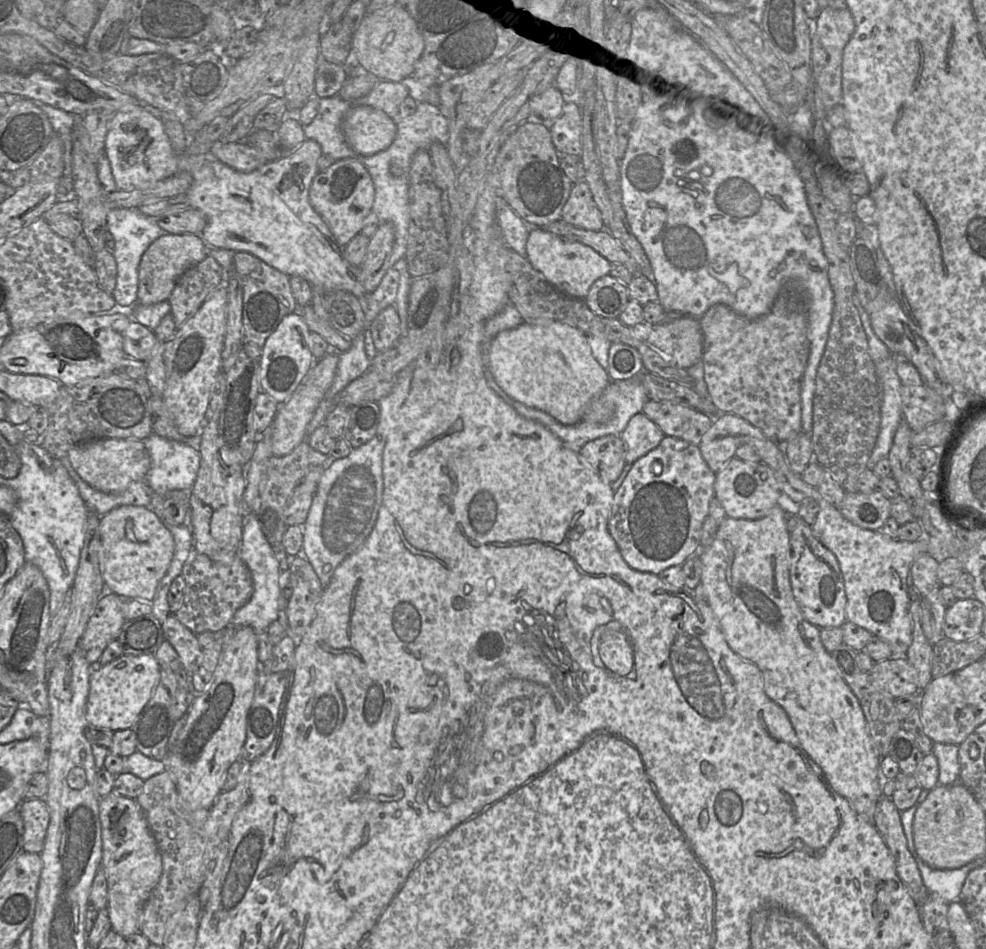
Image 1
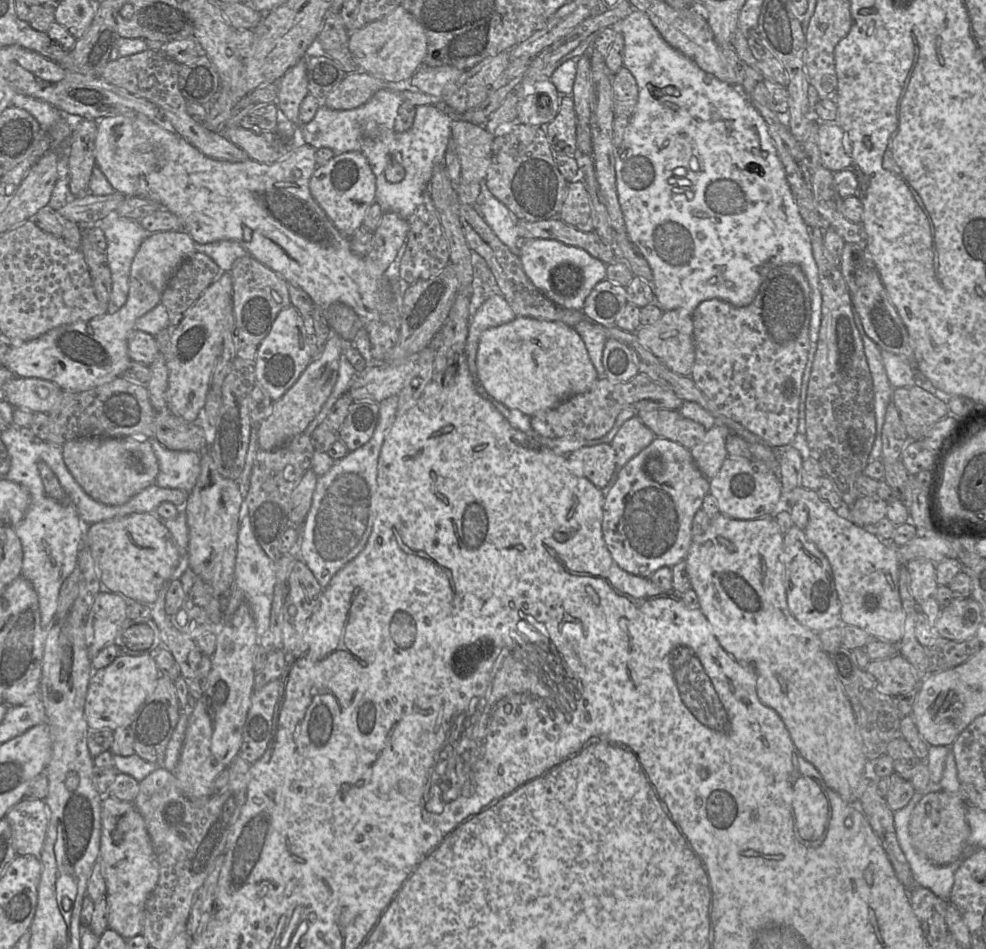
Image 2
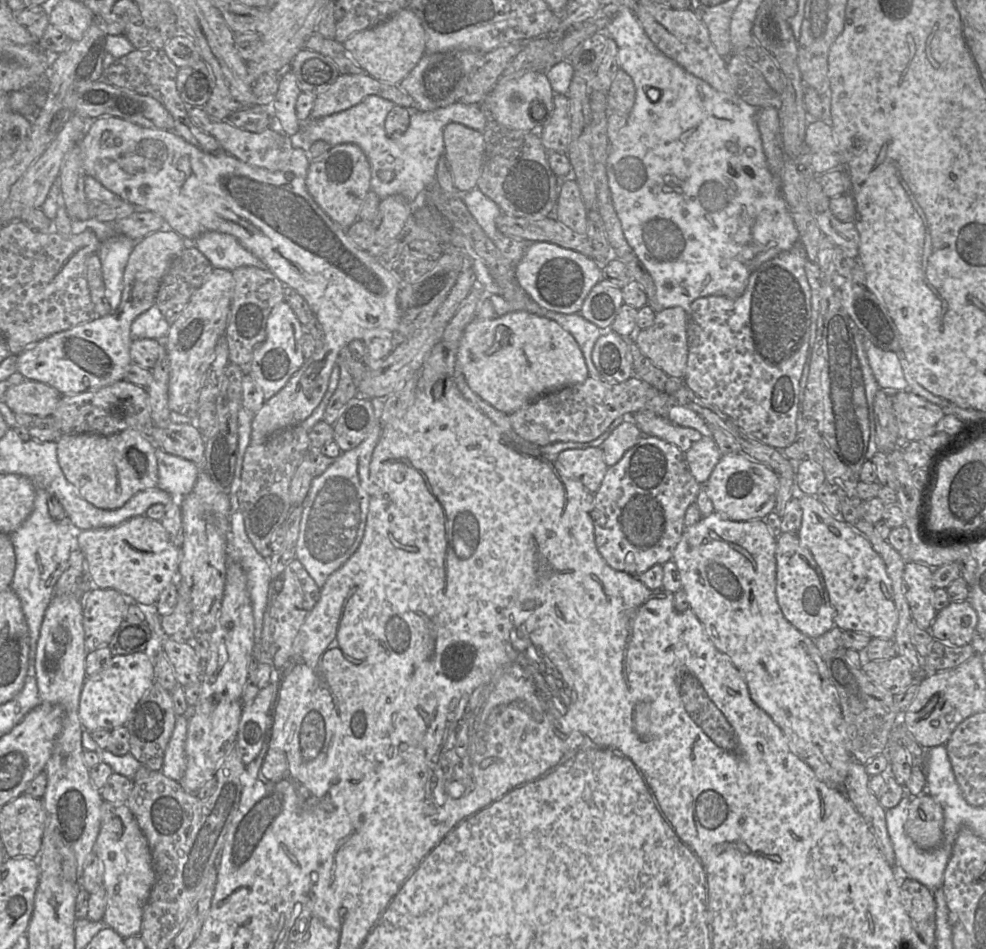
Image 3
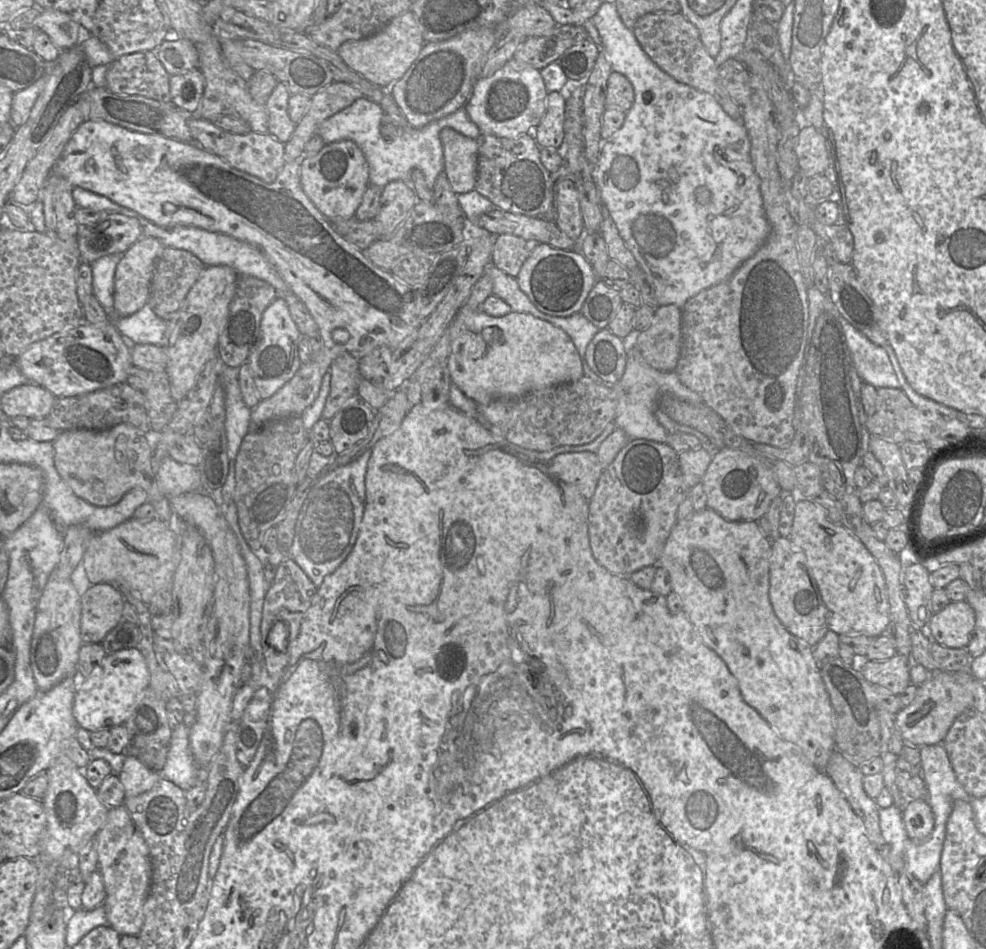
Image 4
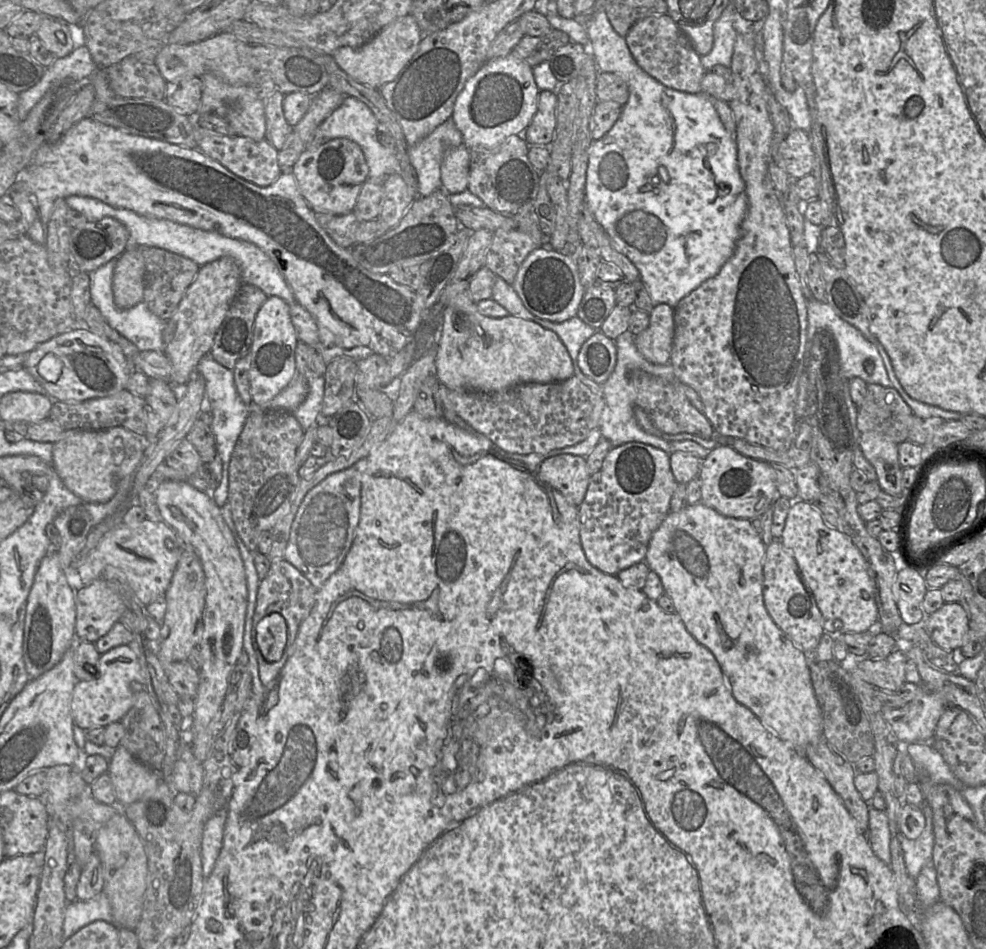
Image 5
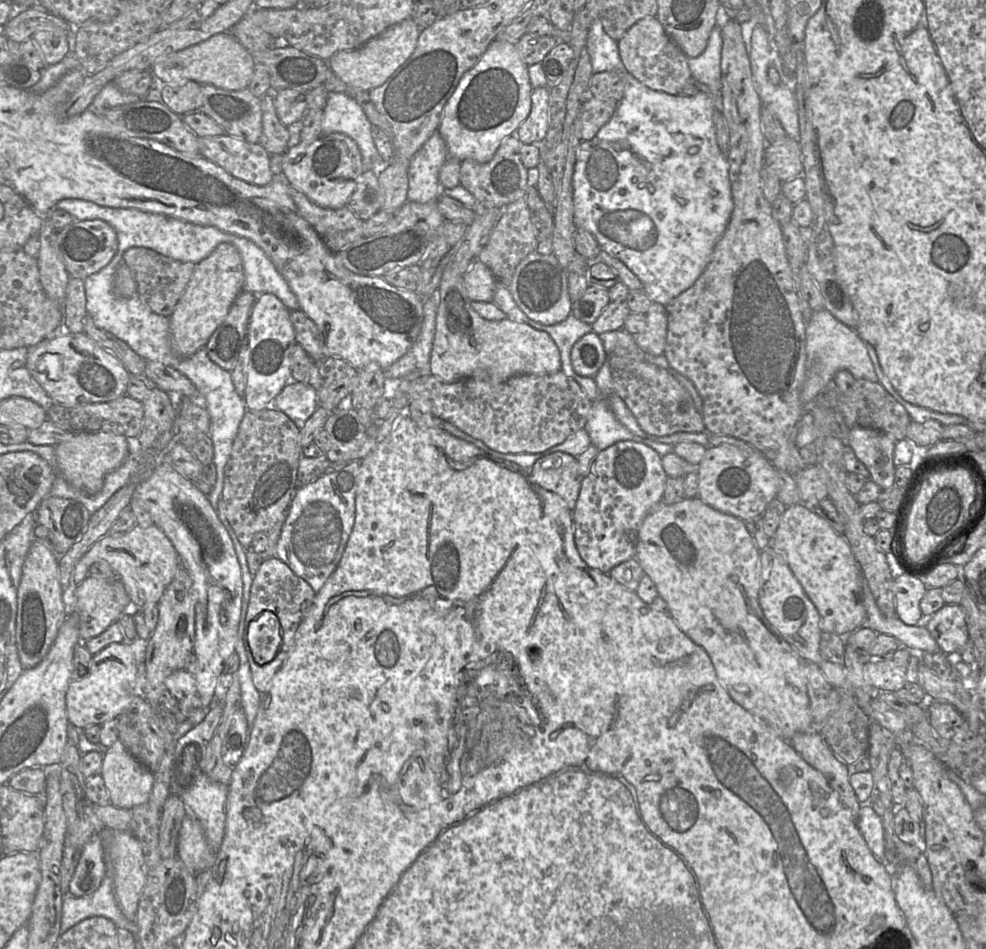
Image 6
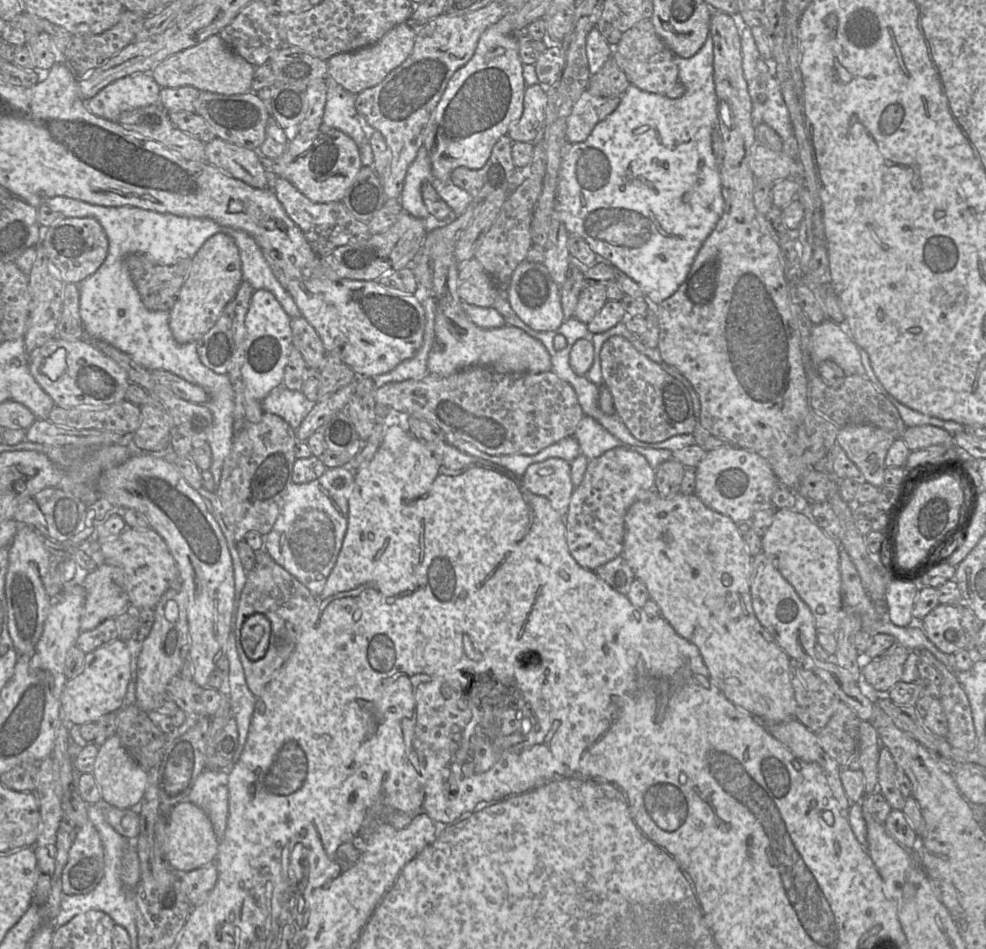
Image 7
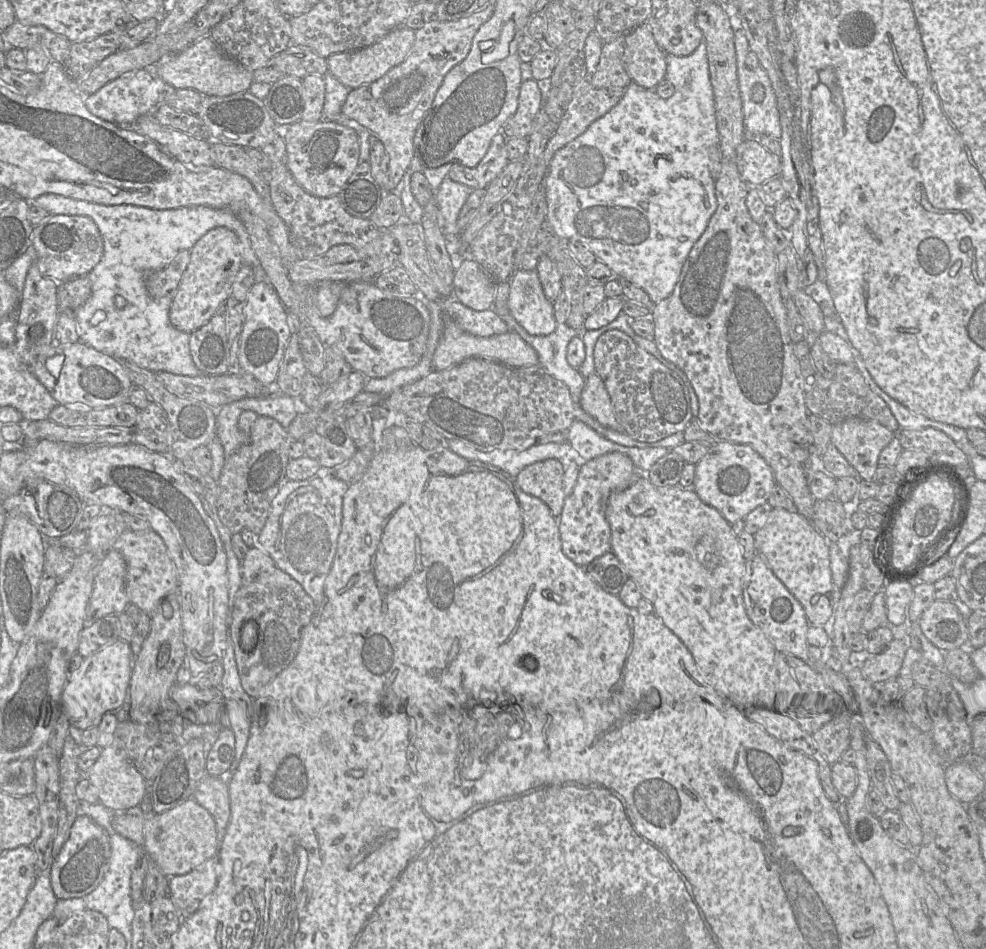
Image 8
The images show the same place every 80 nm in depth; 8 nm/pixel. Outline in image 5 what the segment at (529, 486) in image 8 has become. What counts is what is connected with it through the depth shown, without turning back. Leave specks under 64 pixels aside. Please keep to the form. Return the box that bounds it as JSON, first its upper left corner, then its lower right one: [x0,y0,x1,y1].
[538,454,591,508]

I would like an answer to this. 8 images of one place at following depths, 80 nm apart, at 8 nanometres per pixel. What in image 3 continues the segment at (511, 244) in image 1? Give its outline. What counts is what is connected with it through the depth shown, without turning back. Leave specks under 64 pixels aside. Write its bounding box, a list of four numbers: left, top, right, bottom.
[462,188,505,241]

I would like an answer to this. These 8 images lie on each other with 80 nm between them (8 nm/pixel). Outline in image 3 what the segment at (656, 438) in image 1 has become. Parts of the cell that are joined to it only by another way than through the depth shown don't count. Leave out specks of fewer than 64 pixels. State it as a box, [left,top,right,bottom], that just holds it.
[600,415,642,467]

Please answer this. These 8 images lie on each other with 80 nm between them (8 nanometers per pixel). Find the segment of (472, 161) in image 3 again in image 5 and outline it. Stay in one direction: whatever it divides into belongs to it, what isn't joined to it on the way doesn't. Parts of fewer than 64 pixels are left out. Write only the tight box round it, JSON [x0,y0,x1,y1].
[441,144,470,194]

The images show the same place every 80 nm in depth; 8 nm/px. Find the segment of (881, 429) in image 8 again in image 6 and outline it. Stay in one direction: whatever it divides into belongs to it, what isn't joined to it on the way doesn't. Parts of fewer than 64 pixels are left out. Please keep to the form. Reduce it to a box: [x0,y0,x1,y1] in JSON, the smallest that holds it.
[847,427,897,489]

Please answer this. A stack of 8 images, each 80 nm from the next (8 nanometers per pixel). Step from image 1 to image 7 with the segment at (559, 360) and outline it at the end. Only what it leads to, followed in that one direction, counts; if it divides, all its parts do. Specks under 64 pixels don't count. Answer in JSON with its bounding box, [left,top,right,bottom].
[428,253,551,376]

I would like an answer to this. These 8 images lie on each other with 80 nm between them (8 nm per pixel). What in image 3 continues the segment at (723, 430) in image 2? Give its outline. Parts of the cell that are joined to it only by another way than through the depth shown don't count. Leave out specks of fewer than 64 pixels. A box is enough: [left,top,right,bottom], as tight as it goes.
[685,436,722,485]

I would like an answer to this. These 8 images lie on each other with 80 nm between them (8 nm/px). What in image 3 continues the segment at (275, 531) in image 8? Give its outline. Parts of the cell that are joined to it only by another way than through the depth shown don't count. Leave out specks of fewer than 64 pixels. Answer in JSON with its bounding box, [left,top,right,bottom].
[296,399,384,589]

